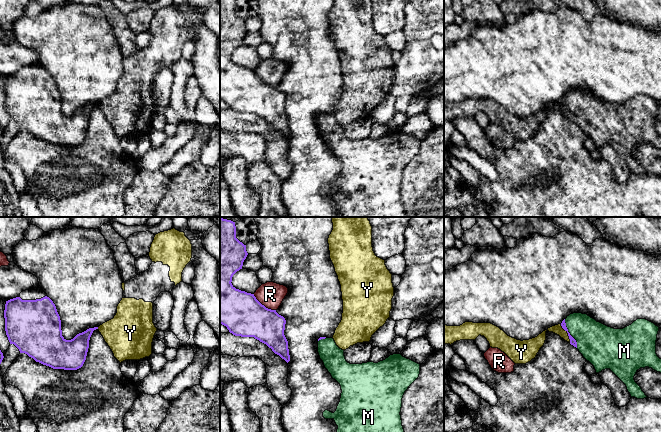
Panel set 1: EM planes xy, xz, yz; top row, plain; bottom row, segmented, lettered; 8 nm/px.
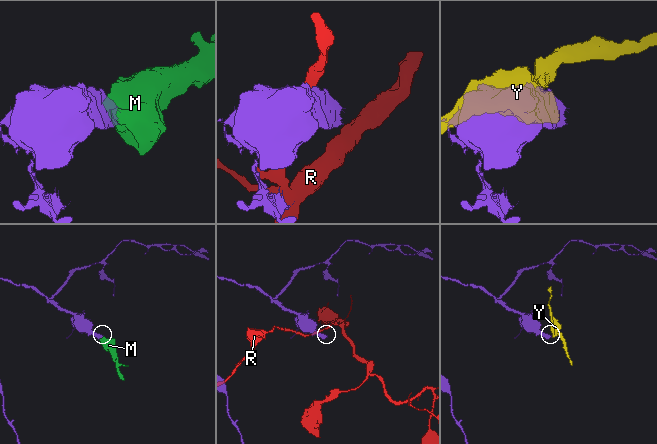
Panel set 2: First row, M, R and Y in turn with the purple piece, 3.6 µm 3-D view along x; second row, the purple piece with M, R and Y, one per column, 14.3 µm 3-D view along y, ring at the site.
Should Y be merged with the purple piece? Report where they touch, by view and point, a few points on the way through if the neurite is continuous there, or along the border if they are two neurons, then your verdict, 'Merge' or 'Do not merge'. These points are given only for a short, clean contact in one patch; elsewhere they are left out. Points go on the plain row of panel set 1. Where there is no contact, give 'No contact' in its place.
Touches purple at yz (567, 108). Boundary: yz (560, 100), (567, 109), (570, 118). Do not merge

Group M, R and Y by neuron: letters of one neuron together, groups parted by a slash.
M / R / Y

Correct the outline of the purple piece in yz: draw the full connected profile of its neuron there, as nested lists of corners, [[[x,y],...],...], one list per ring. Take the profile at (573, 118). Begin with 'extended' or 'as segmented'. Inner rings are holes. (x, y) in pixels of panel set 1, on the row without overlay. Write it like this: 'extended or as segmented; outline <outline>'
extended; outline [[[582,89],[570,90],[561,102],[568,109],[570,120],[594,142],[596,149],[610,145],[626,161],[631,173],[647,173],[635,158],[634,152],[640,144],[645,143],[661,149],[661,135],[656,130],[658,102],[646,95],[637,95],[623,105],[614,105]]]

